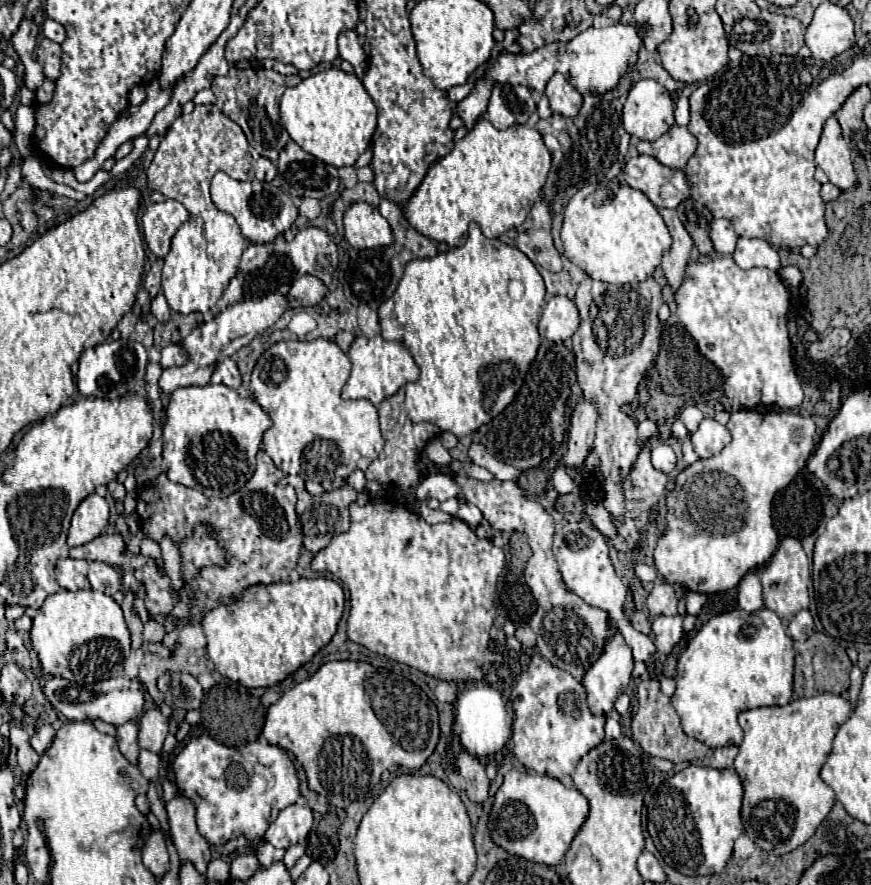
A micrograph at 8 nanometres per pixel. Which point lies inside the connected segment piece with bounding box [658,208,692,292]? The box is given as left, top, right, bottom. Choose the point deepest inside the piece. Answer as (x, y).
(675, 262)

